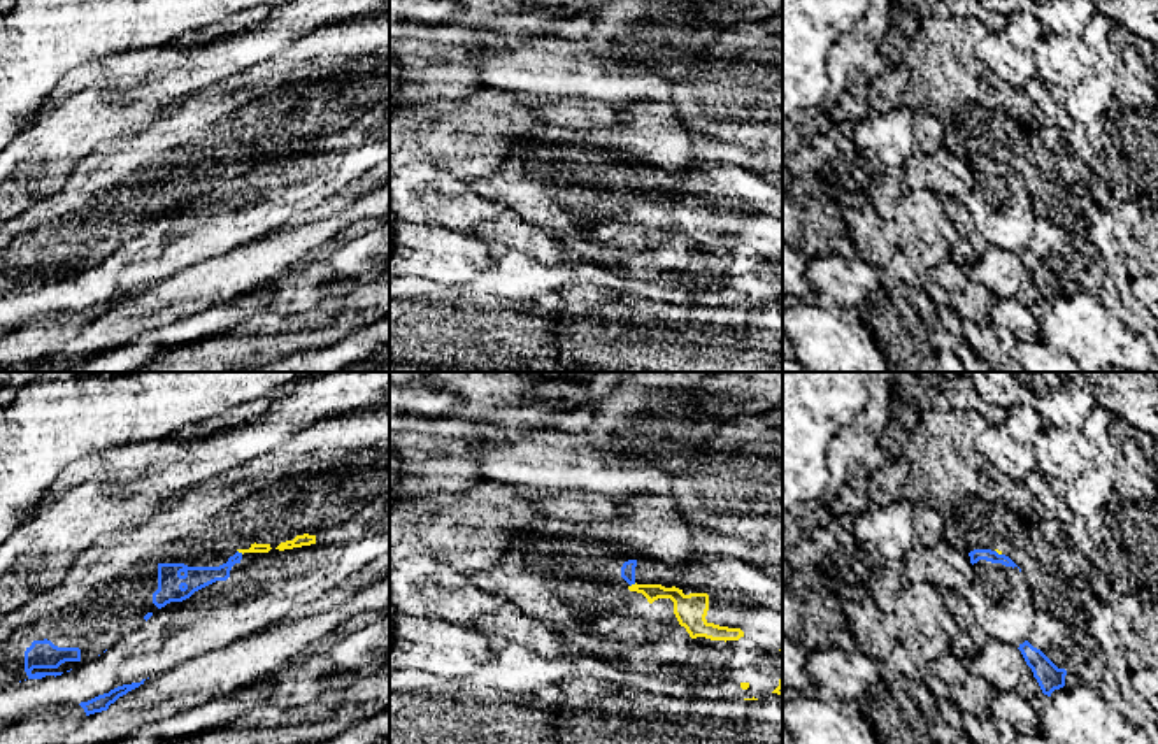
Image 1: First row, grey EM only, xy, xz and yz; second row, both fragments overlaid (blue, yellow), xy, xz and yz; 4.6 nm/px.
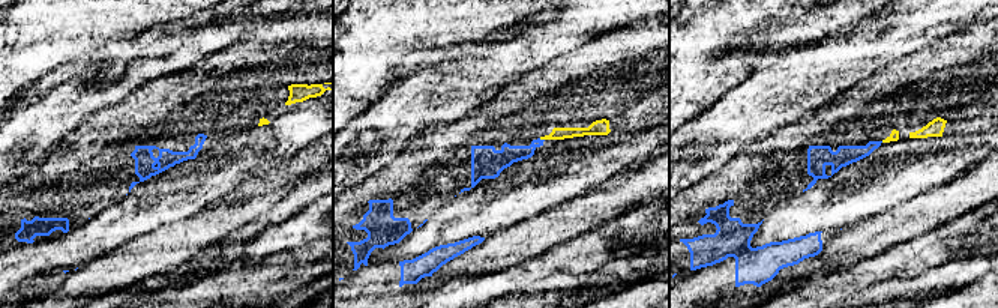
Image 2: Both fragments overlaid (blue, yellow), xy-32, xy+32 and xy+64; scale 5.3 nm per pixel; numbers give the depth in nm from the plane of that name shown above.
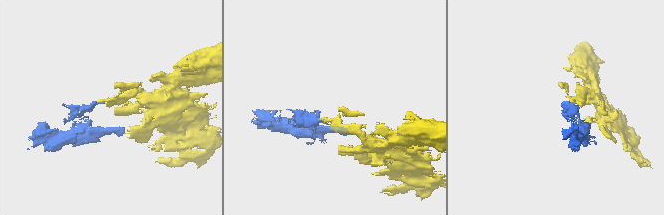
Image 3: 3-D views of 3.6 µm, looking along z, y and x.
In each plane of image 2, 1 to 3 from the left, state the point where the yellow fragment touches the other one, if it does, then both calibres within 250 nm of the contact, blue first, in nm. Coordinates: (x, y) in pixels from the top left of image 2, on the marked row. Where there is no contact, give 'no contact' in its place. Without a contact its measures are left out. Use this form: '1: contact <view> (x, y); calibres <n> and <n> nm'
1: no contact
2: contact xy+32 (542, 140); calibres 110 and 60 nm
3: no contact

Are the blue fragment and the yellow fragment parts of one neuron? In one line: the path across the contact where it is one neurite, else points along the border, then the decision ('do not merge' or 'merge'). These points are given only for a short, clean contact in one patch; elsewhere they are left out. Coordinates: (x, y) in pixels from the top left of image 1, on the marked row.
border along xy (237, 550), (243, 553); do not merge

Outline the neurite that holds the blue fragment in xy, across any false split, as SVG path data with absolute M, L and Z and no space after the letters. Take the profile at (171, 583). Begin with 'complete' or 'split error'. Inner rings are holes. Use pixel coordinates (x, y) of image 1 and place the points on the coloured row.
complete; M235 553L219 567L188 567L184 563L158 563L158 590L153 593L153 604L161 609L170 602L182 602L195 591L216 583L226 581L235 563L240 563L242 553Z

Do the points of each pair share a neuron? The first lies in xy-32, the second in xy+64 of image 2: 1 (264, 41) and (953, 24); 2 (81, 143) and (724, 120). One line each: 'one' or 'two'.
1: two
2: two

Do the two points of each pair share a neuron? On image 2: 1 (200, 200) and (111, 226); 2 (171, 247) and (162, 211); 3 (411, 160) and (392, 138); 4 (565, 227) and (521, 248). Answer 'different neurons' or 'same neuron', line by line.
1: same neuron
2: different neurons
3: different neurons
4: same neuron

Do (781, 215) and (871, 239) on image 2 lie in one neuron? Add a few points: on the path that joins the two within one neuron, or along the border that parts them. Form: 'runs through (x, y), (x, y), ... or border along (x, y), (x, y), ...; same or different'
border along (875, 215), (847, 224), (842, 229); different

